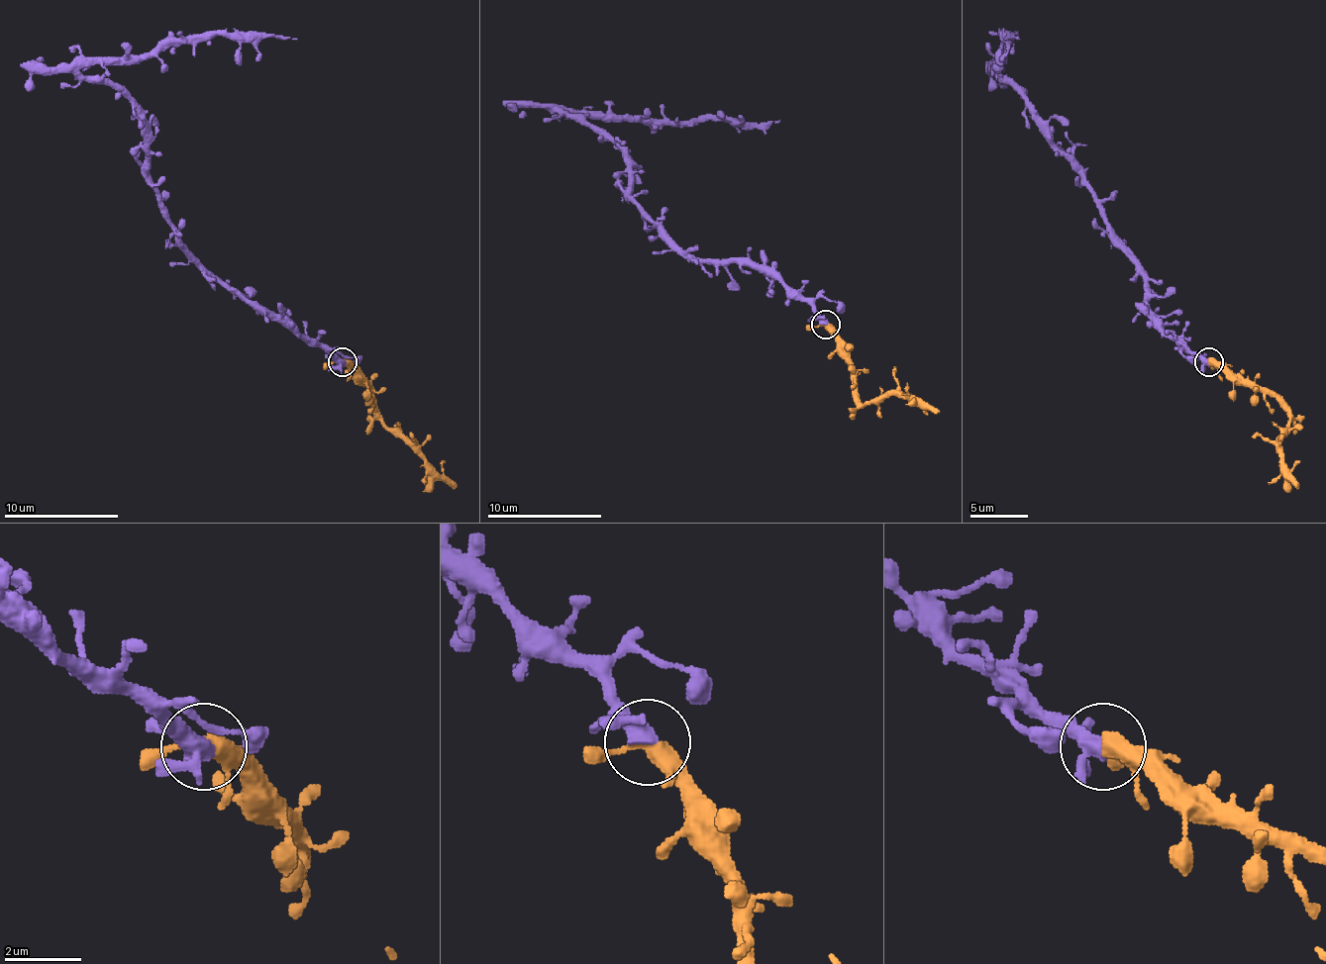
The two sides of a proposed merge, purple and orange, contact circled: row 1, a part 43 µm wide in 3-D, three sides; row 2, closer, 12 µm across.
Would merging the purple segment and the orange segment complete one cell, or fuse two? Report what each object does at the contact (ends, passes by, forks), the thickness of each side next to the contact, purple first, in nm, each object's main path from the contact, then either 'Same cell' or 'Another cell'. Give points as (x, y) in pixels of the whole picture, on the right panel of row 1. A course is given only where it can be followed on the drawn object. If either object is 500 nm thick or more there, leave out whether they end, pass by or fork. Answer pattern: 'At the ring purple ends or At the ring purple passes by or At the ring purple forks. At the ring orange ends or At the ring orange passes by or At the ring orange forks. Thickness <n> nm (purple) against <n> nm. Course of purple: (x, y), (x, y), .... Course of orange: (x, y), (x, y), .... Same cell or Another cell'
At the ring purple passes by. At the ring orange passes by. Thickness 360 nm (purple) against 360 nm. Course of purple: (1208, 361), (1151, 315), (1148, 275), (1053, 145), (1047, 123), (995, 71), (1004, 40). Course of orange: (1208, 361), (1266, 387), (1288, 413), (1288, 428), (1279, 441), (1279, 461), (1297, 487). Same cell

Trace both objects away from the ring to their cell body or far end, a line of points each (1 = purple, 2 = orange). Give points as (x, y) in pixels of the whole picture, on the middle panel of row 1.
1: (824, 323), (750, 265), (695, 262), (632, 197), (632, 162), (562, 111), (647, 122), (778, 119)
2: (824, 323), (851, 369), (853, 395), (862, 404), (870, 404), (890, 395), (911, 395), (940, 412)

